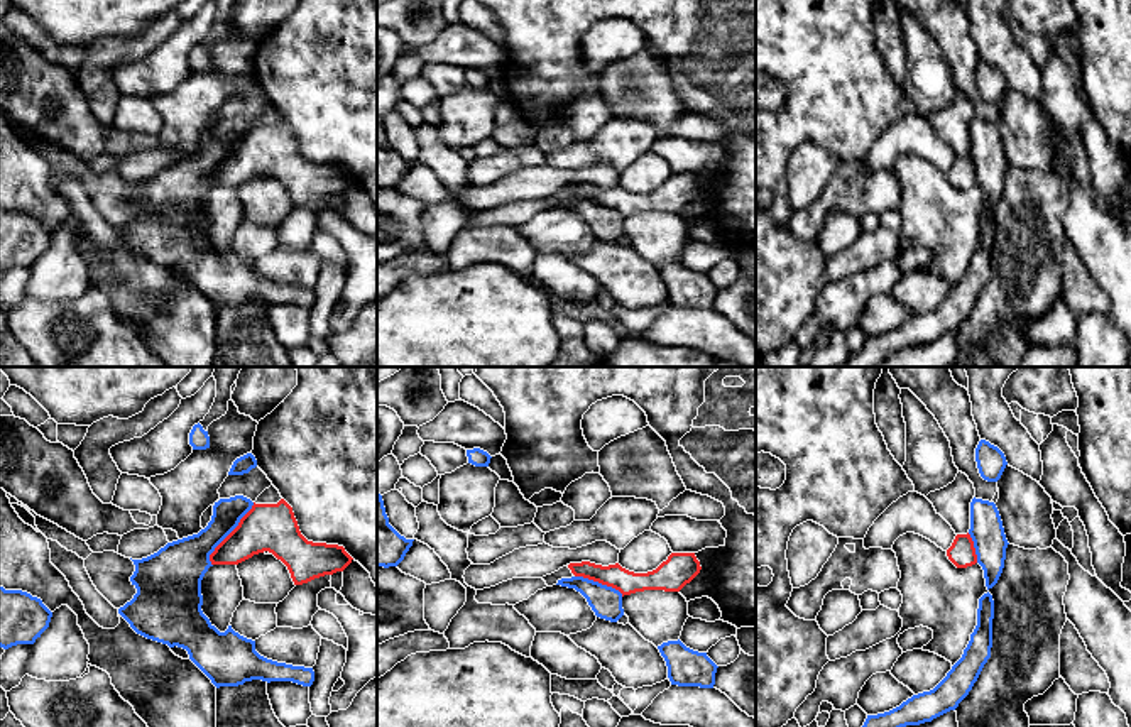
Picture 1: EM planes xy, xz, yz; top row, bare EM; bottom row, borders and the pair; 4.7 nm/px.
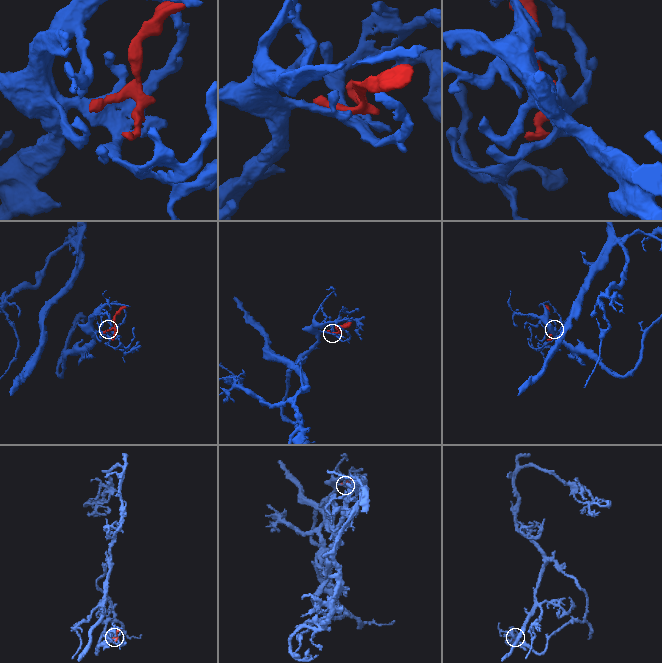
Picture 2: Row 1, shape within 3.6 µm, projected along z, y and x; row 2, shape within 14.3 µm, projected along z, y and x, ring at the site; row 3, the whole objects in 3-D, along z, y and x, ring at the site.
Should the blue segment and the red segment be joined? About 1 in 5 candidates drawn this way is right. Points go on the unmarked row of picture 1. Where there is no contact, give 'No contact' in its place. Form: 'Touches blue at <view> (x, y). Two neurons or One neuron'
Touches blue at xy (229, 154). One neuron

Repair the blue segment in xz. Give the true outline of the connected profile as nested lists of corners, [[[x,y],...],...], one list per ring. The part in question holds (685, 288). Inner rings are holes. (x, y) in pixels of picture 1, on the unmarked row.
[[[680,260],[658,267],[668,287],[671,306],[713,309],[717,286],[707,277],[686,269]]]

